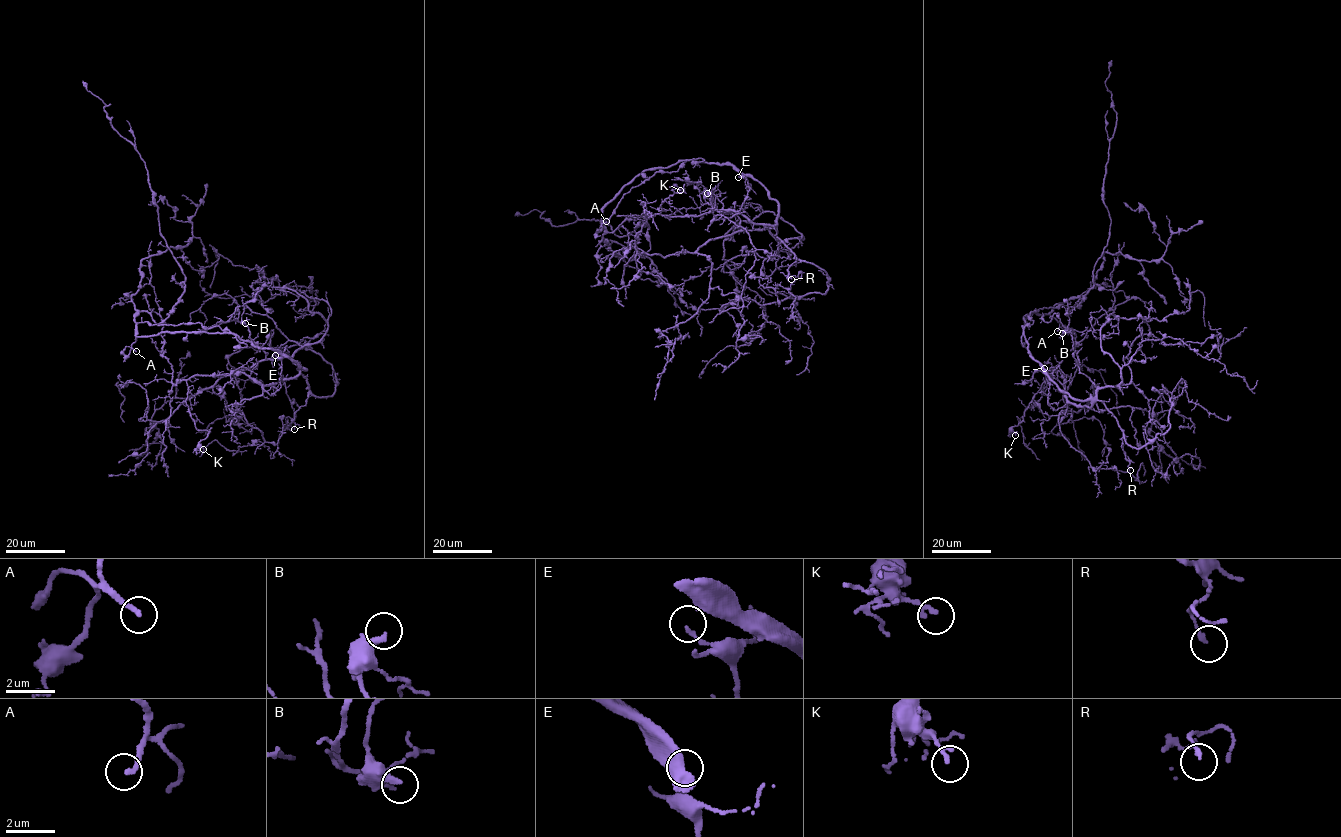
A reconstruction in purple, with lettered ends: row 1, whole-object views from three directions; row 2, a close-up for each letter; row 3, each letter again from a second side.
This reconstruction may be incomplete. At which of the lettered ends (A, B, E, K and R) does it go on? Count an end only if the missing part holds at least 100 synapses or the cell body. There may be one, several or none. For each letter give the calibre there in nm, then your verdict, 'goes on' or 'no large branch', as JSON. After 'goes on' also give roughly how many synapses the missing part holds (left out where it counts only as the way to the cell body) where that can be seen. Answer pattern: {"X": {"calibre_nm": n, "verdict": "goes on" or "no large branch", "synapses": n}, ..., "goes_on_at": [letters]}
{"A": {"calibre_nm": 200, "verdict": "goes on", "synapses": 100}, "B": {"calibre_nm": 300, "verdict": "no large branch"}, "E": {"calibre_nm": 150, "verdict": "no large branch"}, "K": {"calibre_nm": 190, "verdict": "no large branch"}, "R": {"calibre_nm": 150, "verdict": "no large branch"}, "goes_on_at": ["A"]}

